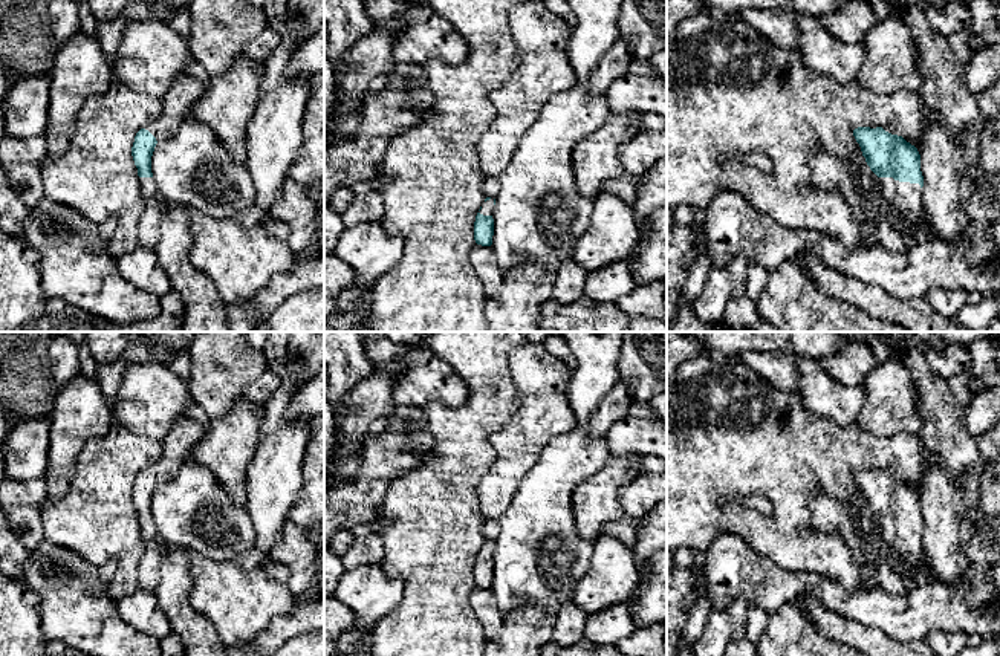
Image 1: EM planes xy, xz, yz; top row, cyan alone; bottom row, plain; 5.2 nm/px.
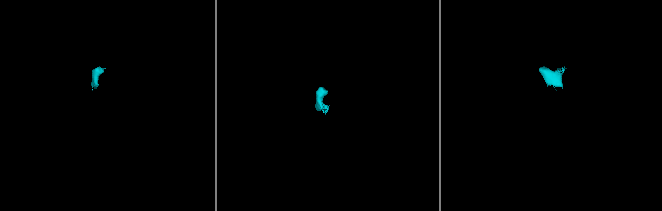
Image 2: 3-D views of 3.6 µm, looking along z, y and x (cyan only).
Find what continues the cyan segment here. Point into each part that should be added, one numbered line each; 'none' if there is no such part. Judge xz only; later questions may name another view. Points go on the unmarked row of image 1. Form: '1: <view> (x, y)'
1: xz (488, 549)

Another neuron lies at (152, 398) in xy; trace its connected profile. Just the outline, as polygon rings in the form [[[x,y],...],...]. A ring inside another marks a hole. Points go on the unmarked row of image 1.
[[[128,362],[115,404],[115,422],[162,442],[174,422],[185,417],[191,399],[188,381],[177,378],[168,365]]]

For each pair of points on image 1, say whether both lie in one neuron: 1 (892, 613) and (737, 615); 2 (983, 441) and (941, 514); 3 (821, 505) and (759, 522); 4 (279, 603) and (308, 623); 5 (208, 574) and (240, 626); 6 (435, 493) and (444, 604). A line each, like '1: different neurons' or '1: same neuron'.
1: different neurons
2: different neurons
3: different neurons
4: different neurons
5: same neuron
6: same neuron

